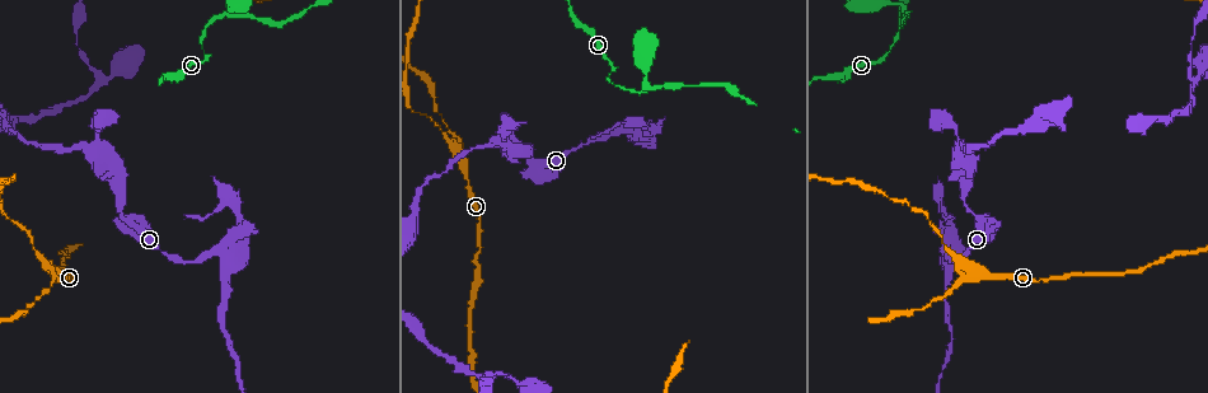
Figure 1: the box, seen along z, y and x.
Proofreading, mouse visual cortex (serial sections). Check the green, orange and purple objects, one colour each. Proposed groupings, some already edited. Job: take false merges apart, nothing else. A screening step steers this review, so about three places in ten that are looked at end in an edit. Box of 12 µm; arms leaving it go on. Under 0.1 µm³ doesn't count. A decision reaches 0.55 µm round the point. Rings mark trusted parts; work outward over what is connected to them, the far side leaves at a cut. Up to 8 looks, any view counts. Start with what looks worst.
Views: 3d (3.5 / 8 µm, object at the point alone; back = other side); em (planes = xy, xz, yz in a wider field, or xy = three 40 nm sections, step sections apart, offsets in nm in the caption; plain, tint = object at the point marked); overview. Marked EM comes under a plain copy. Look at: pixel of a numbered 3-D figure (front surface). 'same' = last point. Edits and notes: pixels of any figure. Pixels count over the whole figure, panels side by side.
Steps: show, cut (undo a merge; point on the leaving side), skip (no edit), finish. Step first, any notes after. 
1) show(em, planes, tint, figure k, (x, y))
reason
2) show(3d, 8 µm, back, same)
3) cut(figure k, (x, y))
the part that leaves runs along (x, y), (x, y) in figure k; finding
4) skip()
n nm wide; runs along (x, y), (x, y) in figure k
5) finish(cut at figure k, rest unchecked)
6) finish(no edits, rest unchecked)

show(3d, 3.5 µm, figure 1, (907, 14))
sharp bend

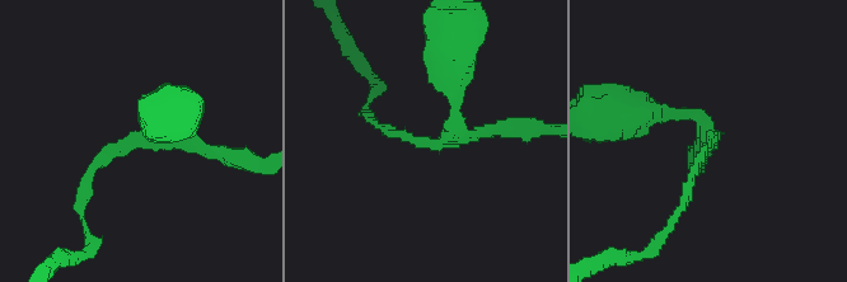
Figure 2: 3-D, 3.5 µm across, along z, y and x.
show(em, xy, step 1, tint, figure 2, (709, 139))
3 arms; arms of 150, 150, 250 nm

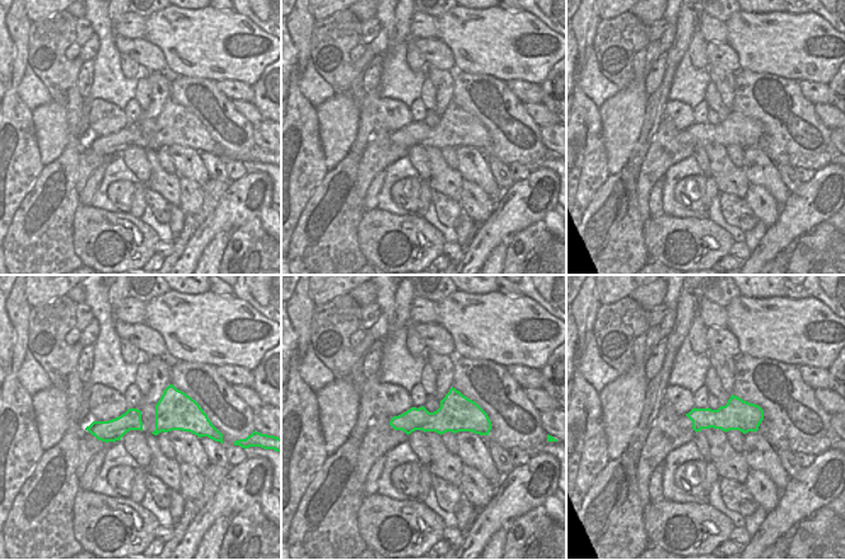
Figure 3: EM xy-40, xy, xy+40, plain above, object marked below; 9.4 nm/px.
skip()
runs along (375, 123), (441, 144), (457, 123), (453, 65) in figure 2; all the same cell

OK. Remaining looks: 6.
show(3d, 3.5 µm, back, figure 1, (221, 251))
a fork

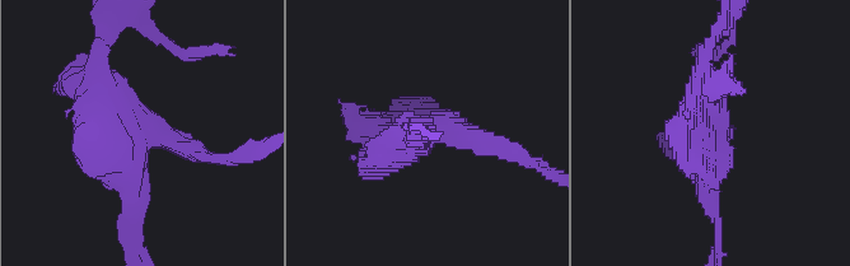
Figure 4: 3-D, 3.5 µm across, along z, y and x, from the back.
show(em, planes, tint, figure 4, (711, 137))

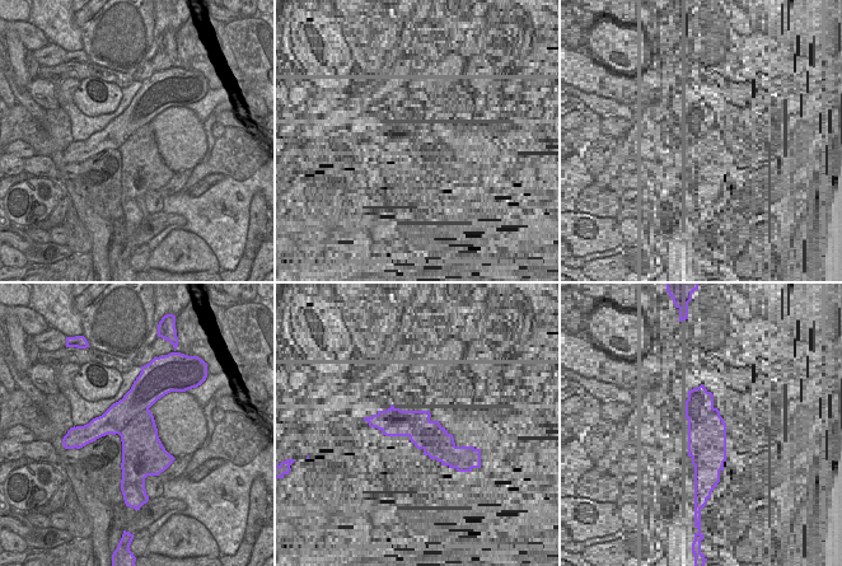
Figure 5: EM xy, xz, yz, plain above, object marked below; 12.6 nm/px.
cut(figure 4, (134, 183))
the part that leaves runs along (141, 139), (129, 150), (134, 256) in figure 4; a second cell is stuck on

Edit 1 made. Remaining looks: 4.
show(3d, 8 µm, figure 1, (41, 254))
thick turns thin

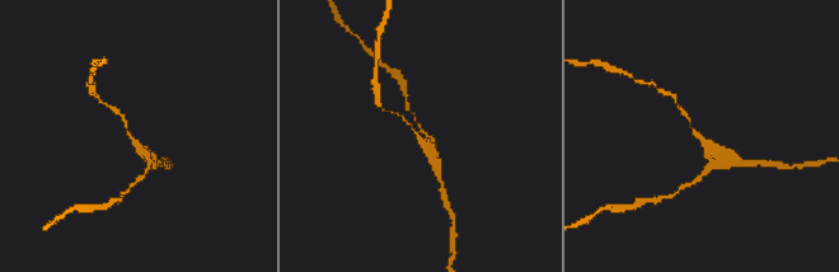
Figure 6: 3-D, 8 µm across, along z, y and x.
show(3d, 3.5 µm, back, figure 6, (415, 133))
closer look

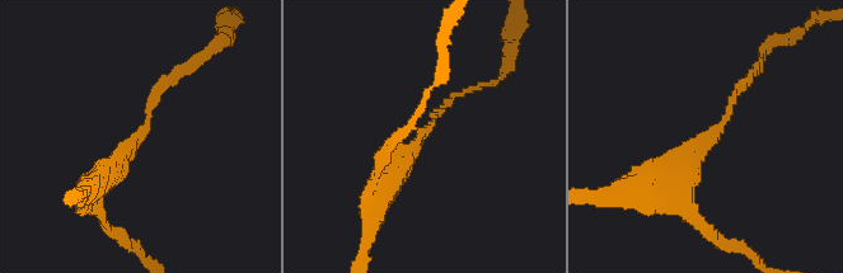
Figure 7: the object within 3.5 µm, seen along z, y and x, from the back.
skip()
all the same cell

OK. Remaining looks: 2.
finish(cut at figure 4, rest unchecked)

